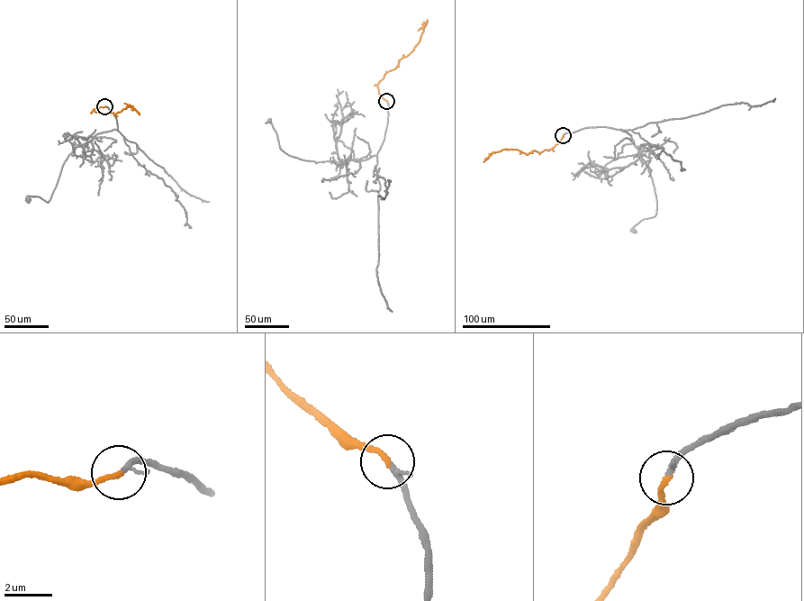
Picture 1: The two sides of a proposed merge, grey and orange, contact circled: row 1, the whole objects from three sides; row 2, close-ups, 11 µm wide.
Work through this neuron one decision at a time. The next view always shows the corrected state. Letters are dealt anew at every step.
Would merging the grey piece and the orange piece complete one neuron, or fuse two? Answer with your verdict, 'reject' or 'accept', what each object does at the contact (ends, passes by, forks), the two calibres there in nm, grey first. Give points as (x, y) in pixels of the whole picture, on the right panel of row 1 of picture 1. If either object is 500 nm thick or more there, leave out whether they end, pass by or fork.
accept; grey passes by; orange ends; calibres 170 and 240 nm

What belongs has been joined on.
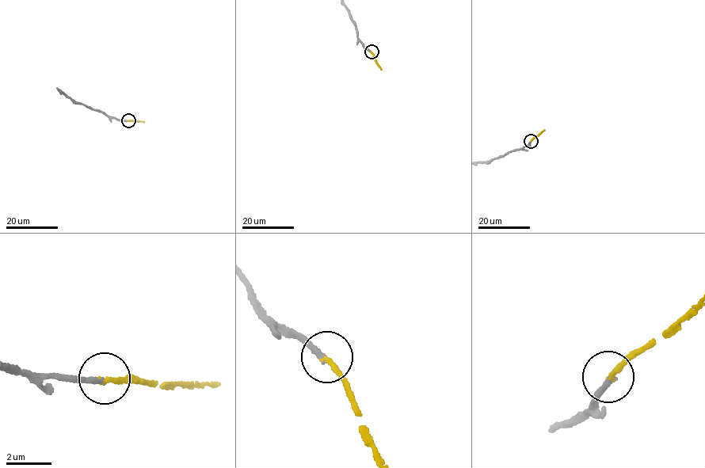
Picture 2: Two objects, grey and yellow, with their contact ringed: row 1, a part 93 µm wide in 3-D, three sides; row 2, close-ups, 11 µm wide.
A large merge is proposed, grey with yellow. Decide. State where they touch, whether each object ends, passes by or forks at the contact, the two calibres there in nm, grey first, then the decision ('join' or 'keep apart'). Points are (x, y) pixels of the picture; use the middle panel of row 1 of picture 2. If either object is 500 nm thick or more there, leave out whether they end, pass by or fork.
place (371, 51); grey ends; yellow ends; calibres 260 and 190 nm; join

